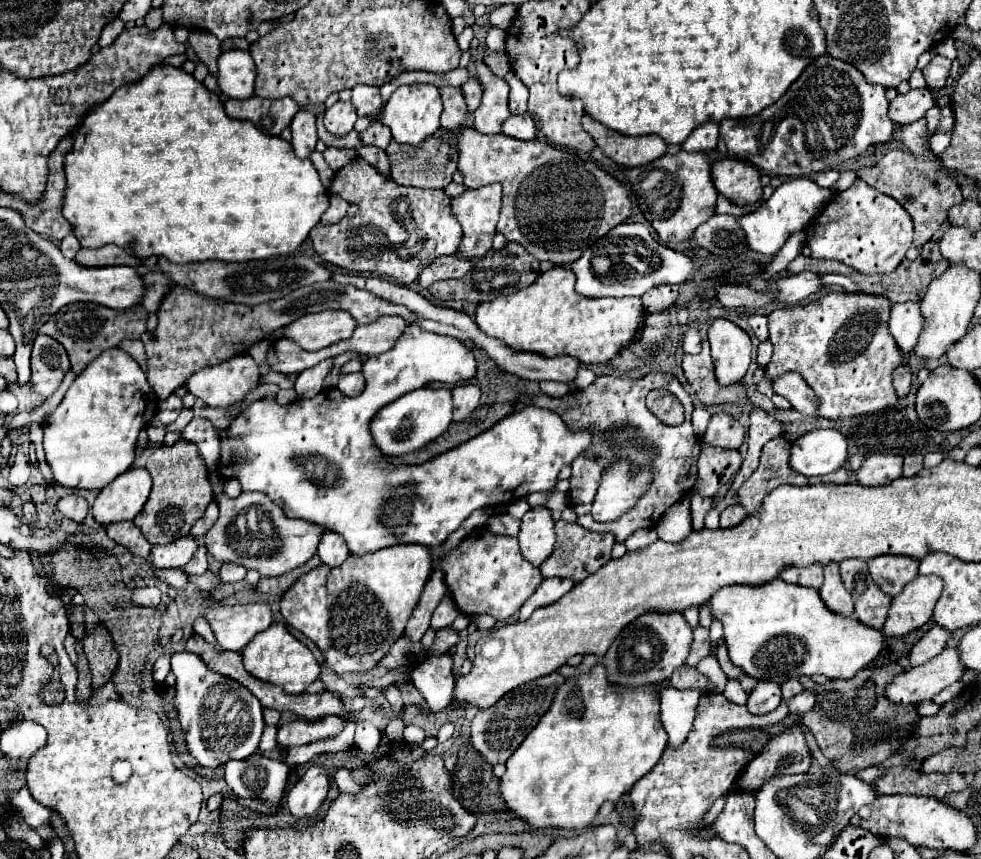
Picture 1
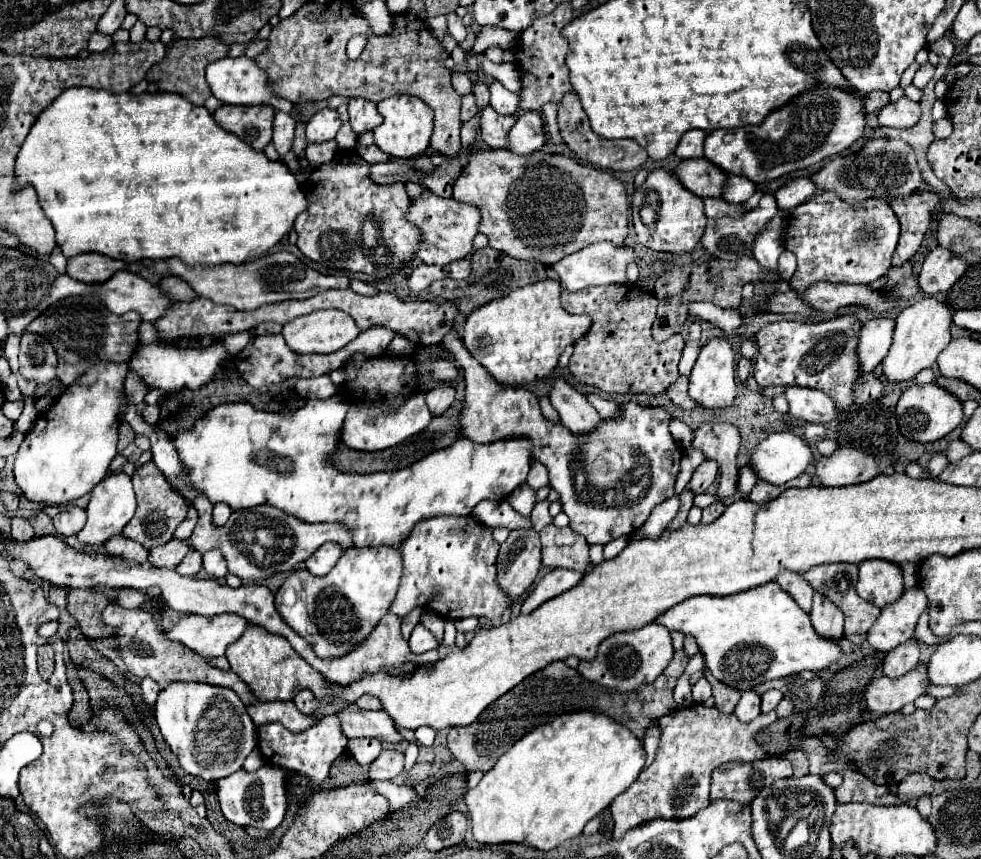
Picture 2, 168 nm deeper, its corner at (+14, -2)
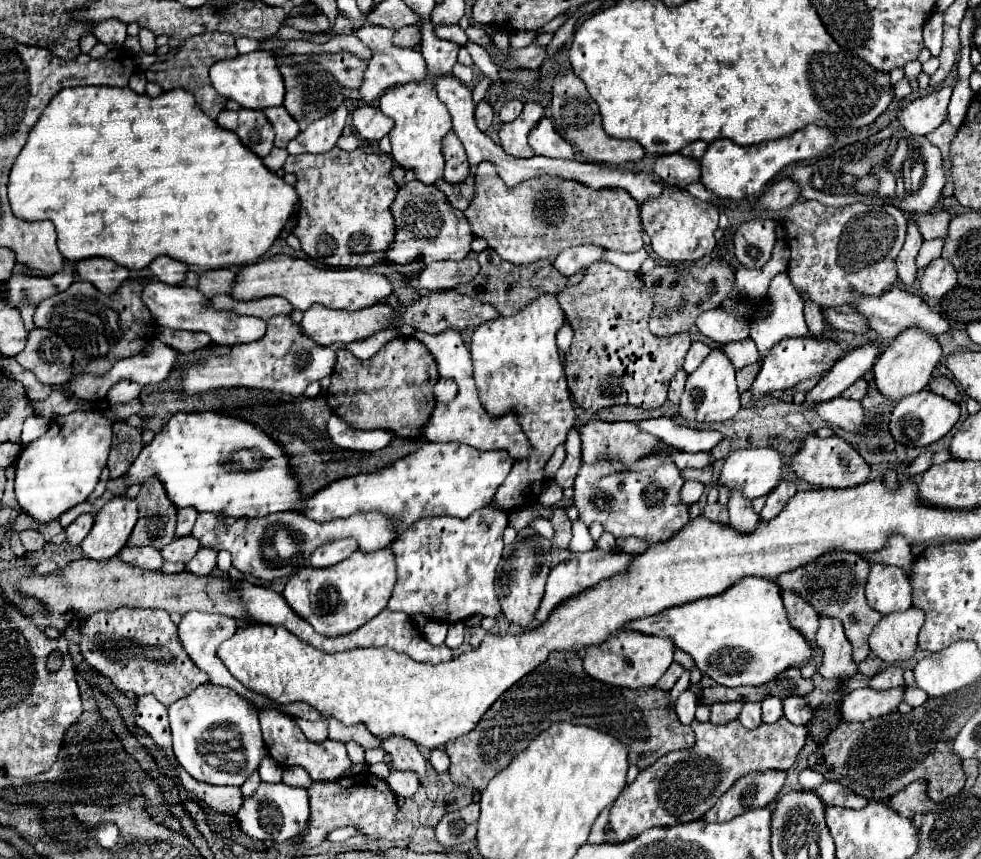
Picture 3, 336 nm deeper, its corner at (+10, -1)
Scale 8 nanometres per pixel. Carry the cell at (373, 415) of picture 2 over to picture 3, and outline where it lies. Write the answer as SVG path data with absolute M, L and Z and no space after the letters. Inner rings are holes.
M331 414L327 422L327 434L337 448L353 452L375 452L389 444L391 436L387 430L355 430L347 426L339 416Z

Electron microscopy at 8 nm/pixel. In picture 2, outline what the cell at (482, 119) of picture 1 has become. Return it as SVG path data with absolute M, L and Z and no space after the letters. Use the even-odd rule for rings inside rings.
M491 105L479 109L479 121L481 121L481 137L491 149L505 149L507 147L507 131L515 123L517 117L513 115L499 115Z

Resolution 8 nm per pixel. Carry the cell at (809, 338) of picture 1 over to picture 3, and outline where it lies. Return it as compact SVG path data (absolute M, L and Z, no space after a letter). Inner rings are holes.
M811 336L781 340L781 342L771 350L771 354L763 360L761 372L757 374L757 378L755 378L755 382L751 384L749 392L751 392L753 398L763 398L763 396L767 396L767 394L771 394L771 392L793 388L793 386L799 384L801 380L819 378L821 374L825 374L825 372L833 366L833 362L835 362L839 356L841 356L841 348L839 348L839 342L837 342L837 340L811 338Z

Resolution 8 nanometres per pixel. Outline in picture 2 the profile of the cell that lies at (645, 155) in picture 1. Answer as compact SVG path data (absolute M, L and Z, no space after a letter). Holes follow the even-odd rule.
M571 91L563 97L563 101L559 103L559 129L563 135L563 141L567 143L567 147L581 159L589 161L591 165L599 167L599 169L613 169L613 171L633 171L637 167L641 167L647 161L647 153L645 149L641 149L641 145L637 145L635 141L629 139L601 139L597 133L593 133L589 119L577 99L577 95Z

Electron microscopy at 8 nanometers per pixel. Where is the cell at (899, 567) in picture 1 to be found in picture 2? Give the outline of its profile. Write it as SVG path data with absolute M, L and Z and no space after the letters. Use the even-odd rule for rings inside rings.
M861 561L857 593L877 607L893 603L903 591L901 567L891 561Z

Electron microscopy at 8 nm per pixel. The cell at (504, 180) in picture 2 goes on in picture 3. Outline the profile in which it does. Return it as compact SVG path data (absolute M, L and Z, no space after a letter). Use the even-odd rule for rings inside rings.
M481 162L477 168L475 200L465 210L465 216L471 224L473 236L485 238L489 248L493 248L503 260L509 260L511 264L531 264L541 258L553 262L561 250L579 244L593 244L621 252L637 252L643 248L641 208L637 200L633 200L625 190L593 190L579 182L551 176L537 176L515 188L507 188L503 180L497 178L497 172L489 162Z

